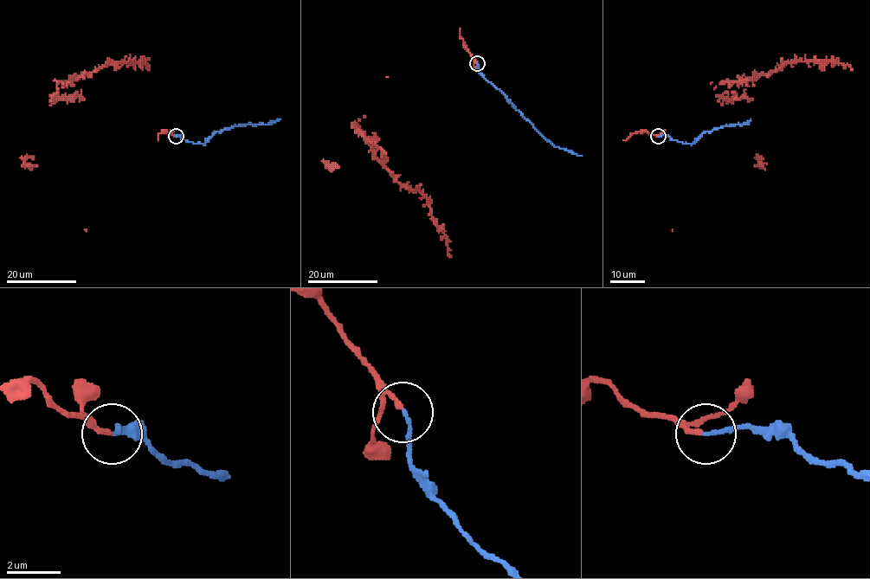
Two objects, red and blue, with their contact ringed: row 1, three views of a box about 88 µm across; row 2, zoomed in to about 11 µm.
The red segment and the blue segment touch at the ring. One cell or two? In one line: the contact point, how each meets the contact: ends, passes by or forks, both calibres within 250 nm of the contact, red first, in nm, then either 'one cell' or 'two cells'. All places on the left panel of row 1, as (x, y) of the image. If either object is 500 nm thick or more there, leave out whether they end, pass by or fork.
place (176, 136); red passes by; blue ends; calibres 130 and 130 nm; one cell

